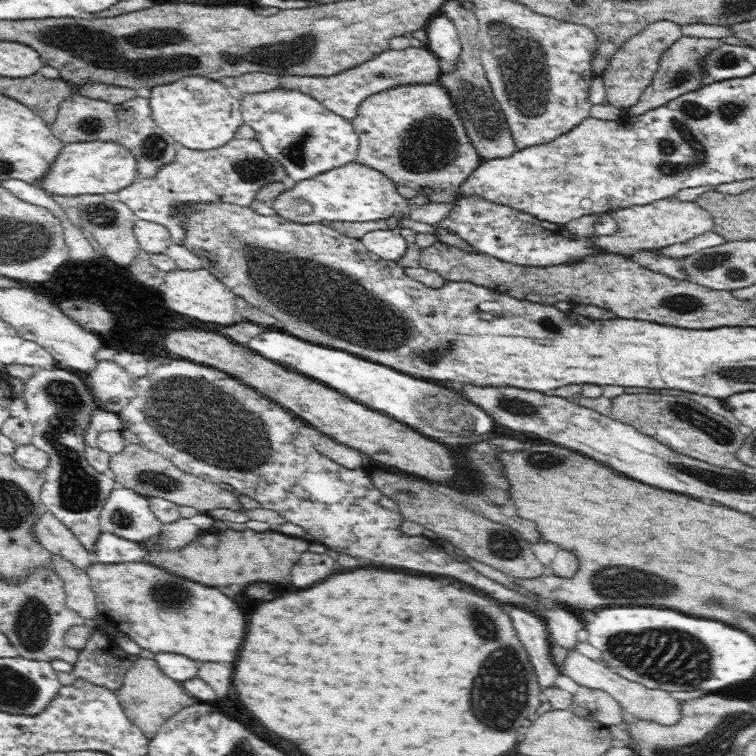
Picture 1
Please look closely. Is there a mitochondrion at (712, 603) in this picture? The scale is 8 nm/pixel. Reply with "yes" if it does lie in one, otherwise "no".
yes

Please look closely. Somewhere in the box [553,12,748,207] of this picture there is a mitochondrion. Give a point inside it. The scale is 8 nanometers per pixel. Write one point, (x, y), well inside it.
(687, 125)

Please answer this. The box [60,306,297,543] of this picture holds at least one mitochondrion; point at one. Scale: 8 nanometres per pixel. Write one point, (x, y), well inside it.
(212, 400)

